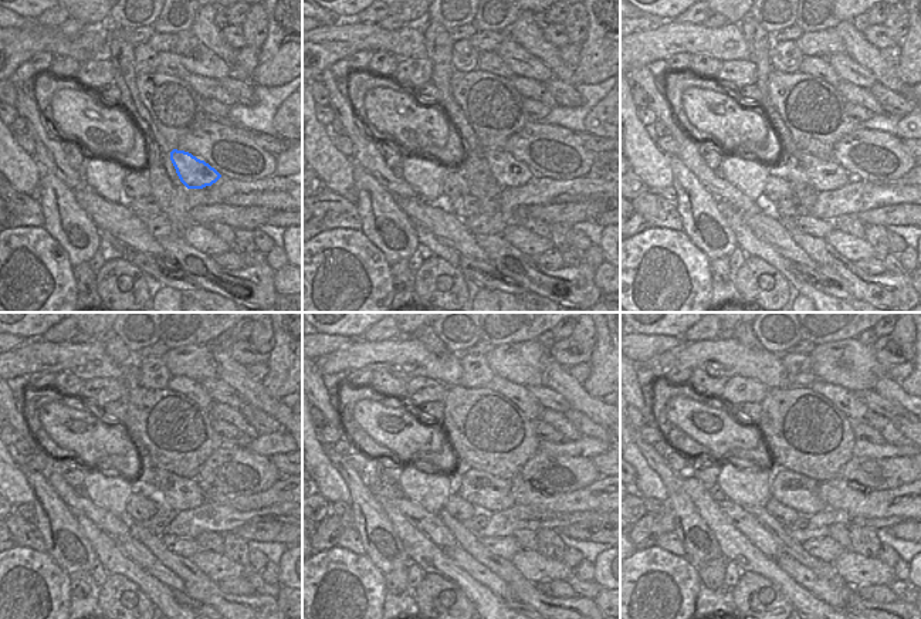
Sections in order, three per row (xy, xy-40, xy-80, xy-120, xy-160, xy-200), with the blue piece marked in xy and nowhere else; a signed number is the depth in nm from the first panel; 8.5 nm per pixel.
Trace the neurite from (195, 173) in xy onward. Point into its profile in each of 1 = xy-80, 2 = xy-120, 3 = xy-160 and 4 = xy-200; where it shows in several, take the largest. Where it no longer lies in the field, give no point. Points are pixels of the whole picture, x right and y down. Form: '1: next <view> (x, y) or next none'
1: next xy-80 (823, 175)
2: next xy-120 (171, 493)
3: next xy-160 (483, 490)
4: next xy-200 (798, 491)

